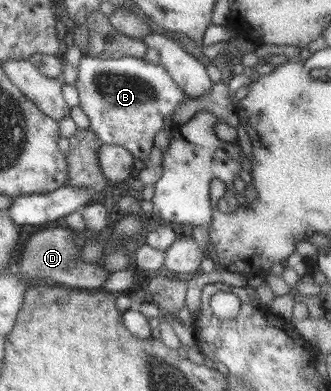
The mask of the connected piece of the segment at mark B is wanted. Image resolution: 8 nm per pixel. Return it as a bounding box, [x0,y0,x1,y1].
[74,54,186,164]

